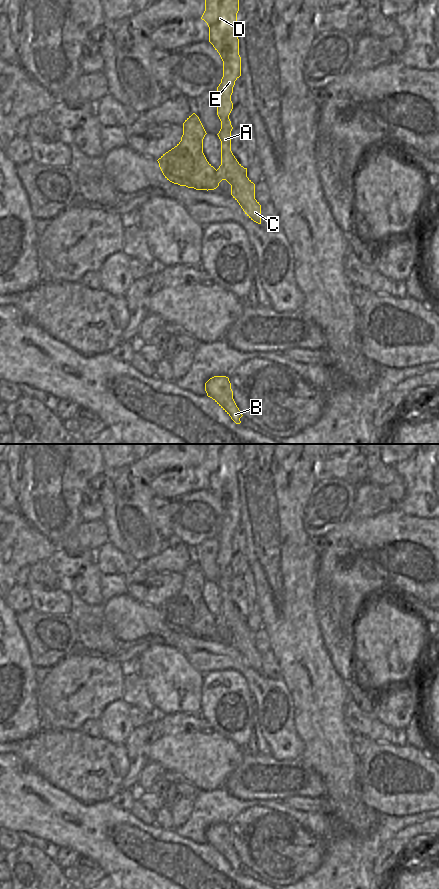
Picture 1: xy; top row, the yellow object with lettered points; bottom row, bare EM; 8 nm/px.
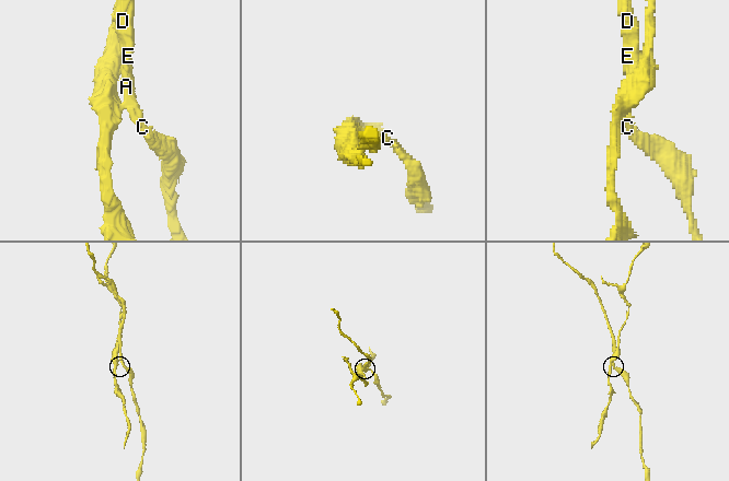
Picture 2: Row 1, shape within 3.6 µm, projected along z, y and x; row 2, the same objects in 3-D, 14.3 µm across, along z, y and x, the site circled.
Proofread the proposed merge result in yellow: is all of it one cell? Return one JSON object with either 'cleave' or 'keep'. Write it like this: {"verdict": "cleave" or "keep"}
{"verdict": "cleave"}

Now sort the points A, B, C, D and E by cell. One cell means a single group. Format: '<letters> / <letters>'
A C D E / B

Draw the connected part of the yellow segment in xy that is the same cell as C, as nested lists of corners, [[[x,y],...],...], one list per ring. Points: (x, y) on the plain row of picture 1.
[[[205,444],[205,459],[201,467],[209,475],[209,490],[223,509],[223,525],[217,535],[217,563],[221,569],[221,577],[217,582],[221,589],[221,613],[217,617],[217,635],[222,628],[226,628],[231,633],[231,643],[245,662],[261,672],[261,653],[255,647],[255,632],[247,625],[247,616],[237,609],[231,599],[231,543],[235,529],[241,524],[237,485],[238,459],[239,444]]]

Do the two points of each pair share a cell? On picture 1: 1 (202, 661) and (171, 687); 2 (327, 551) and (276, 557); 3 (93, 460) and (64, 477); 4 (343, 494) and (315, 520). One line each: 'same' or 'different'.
1: different
2: different
3: same
4: same

